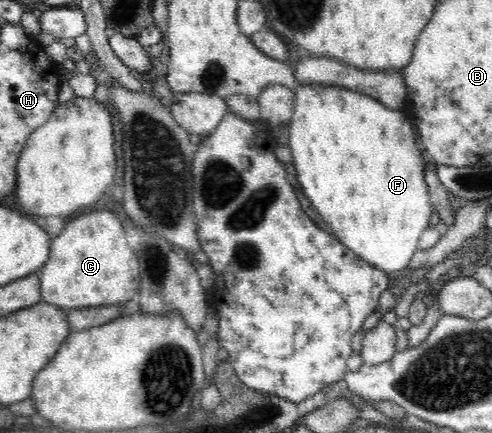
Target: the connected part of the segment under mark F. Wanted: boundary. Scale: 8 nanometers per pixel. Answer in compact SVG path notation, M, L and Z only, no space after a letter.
M319 83L318 85L306 85L306 87L299 85L298 88L295 88L294 113L292 121L289 123L287 145L290 147L293 161L290 169L297 177L298 183L301 185L301 191L303 191L306 199L310 201L318 215L326 221L328 227L334 231L333 236L335 239L344 247L347 247L348 250L358 255L358 257L362 257L366 264L370 264L370 266L384 272L386 275L409 268L409 264L418 250L422 232L430 225L430 217L435 212L434 207L431 205L429 187L424 175L426 162L422 152L416 146L418 143L419 141L416 140L416 135L414 134L414 127L412 127L412 123L404 113L398 109L386 107L382 102L369 95L358 91L350 91L343 87L319 85Z

